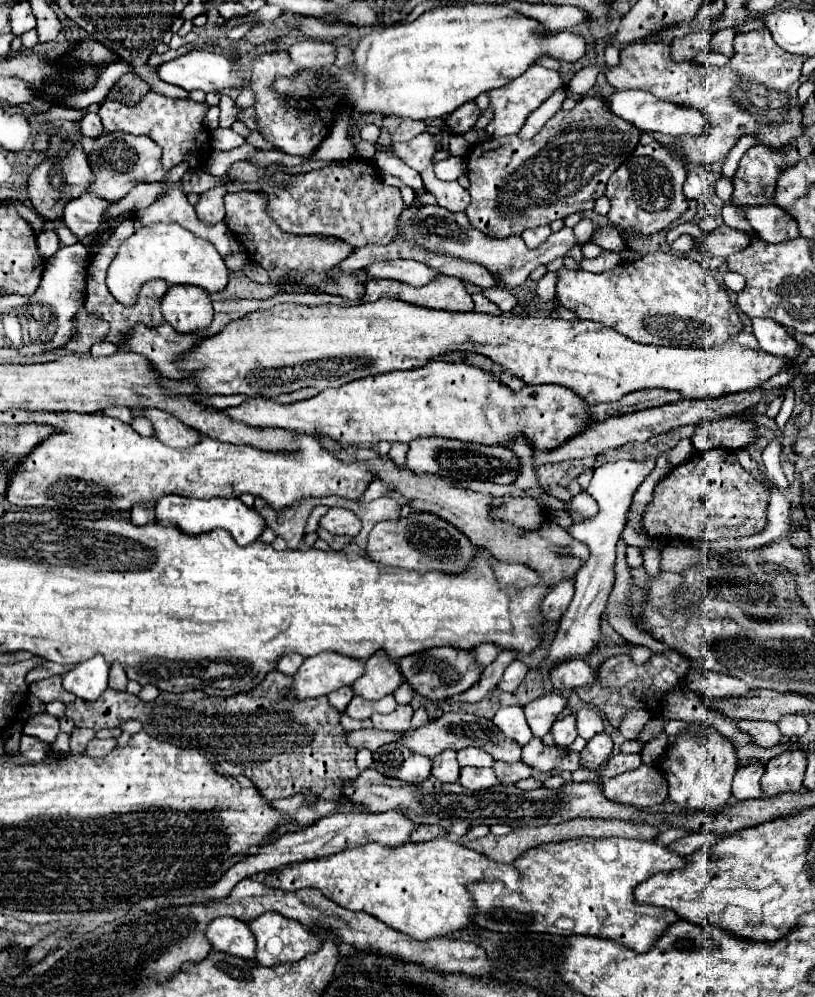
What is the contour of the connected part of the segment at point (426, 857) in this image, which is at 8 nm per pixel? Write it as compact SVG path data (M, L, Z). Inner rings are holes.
M435 838L431 842L407 842L395 848L381 844L357 846L269 872L263 882L279 890L317 888L323 896L347 910L367 912L415 940L429 940L433 936L447 936L471 922L475 906L465 894L465 884L485 878L487 868L497 868L497 862L459 842Z

